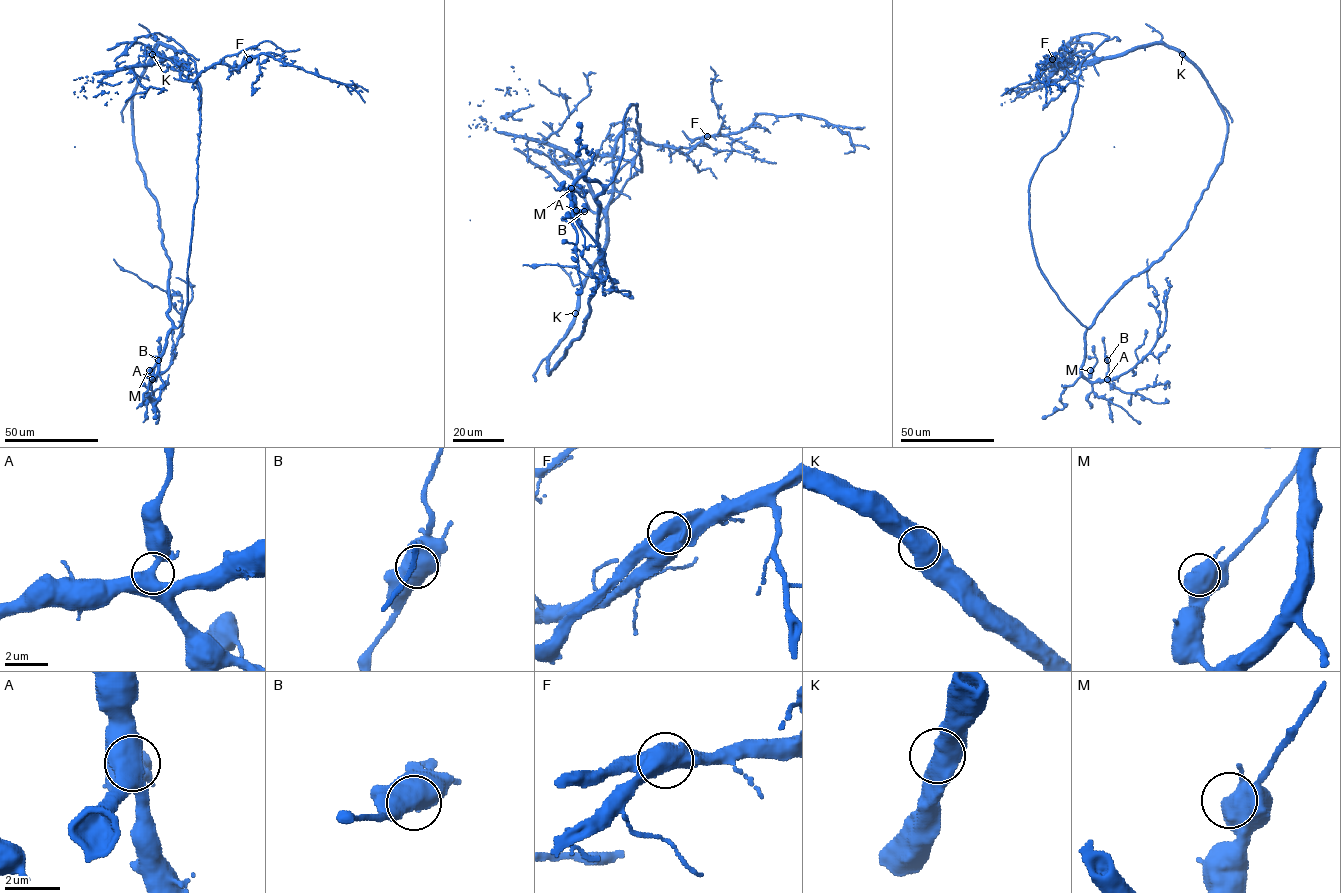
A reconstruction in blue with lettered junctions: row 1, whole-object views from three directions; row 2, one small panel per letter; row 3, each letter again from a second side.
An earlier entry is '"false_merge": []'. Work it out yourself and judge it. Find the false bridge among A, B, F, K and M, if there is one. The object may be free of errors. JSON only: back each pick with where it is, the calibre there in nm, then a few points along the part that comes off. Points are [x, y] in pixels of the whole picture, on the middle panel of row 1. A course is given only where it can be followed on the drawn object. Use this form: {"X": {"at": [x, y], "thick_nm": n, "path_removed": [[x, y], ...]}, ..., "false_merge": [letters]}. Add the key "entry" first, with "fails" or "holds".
{"entry": "fails", "F": {"at": [707, 136], "thick_nm": 750, "path_removed": [[706, 136], [691, 139], [682, 131]]}, "false_merge": ["F"]}

